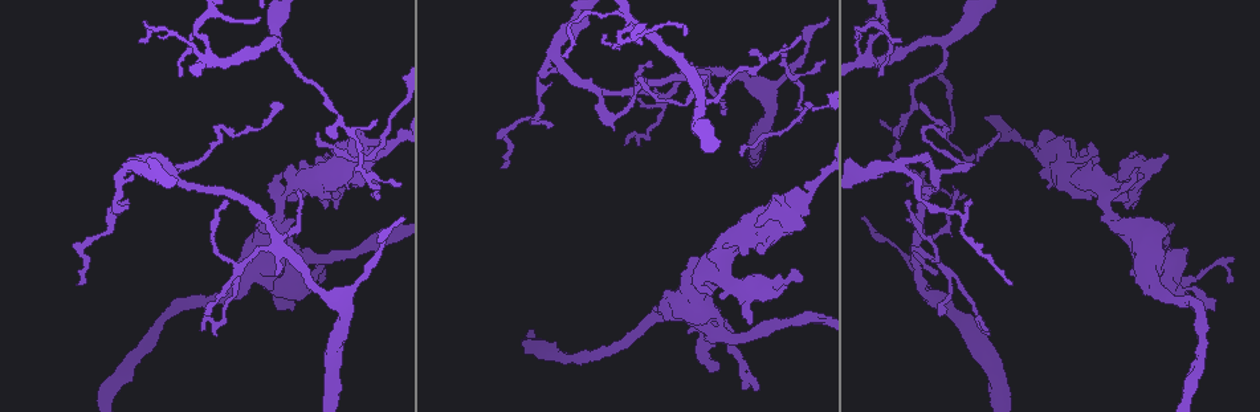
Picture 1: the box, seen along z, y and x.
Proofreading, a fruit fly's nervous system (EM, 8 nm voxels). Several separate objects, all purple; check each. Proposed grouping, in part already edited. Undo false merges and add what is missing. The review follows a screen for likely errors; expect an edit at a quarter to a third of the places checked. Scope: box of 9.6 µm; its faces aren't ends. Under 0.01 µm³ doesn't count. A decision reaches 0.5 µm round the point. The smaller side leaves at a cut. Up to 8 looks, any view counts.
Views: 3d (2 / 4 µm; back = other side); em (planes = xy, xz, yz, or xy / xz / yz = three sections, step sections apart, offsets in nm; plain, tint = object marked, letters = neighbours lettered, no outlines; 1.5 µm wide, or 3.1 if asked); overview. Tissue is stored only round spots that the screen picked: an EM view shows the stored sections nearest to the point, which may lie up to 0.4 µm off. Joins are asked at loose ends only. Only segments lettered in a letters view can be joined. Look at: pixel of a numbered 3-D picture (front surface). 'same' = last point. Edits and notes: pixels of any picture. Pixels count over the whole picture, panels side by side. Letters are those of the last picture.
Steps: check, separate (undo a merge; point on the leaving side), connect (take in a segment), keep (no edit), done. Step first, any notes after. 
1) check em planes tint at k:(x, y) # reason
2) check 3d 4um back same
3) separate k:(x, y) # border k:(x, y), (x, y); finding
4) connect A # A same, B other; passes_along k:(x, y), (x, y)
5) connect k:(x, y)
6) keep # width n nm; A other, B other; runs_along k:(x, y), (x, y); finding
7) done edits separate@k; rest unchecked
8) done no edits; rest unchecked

check em xz step 4 letters at 1:(201, 329) # an open end

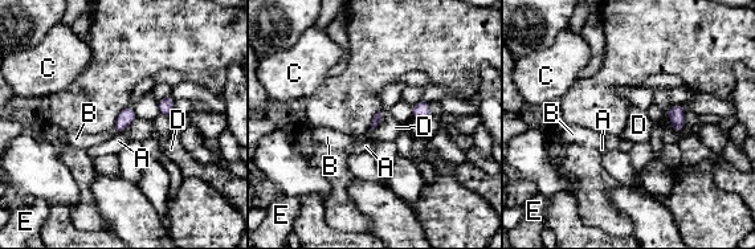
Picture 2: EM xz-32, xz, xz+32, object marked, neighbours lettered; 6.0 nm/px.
check em planes letters same # another direction

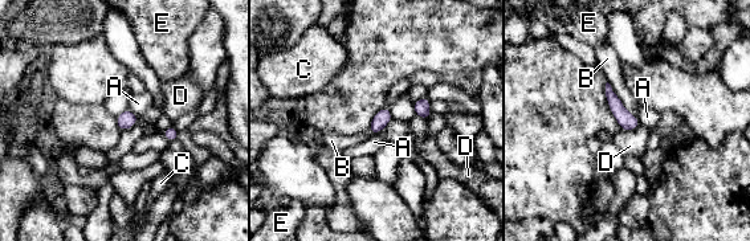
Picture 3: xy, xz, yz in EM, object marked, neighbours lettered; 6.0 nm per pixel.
keep # A other, B other, C other, D other, E other; border 3:(607, 81), (622, 105), (634, 115); no lettered segment goes on from it

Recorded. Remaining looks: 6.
check em planes letters at 1:(222, 137) # sharp bend

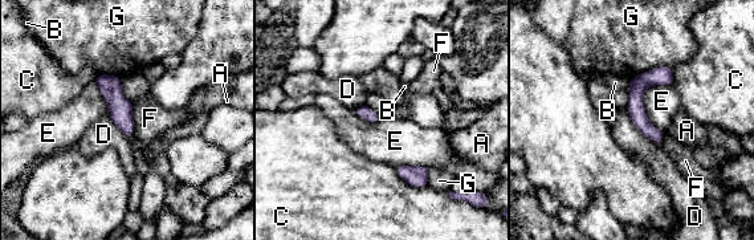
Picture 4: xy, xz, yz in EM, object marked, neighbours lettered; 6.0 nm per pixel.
keep # A other, B other, C other, D other, E other, F other, G other; runs_along 4:(667, 69), (636, 90), (656, 139); one cell here

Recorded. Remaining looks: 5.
check 3d 4um at 1:(1001, 134) # long arm stops here

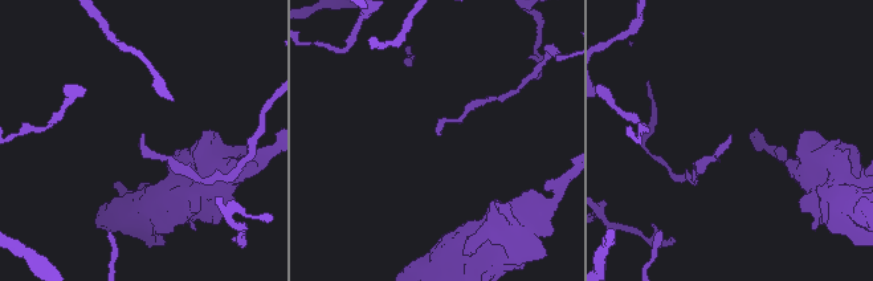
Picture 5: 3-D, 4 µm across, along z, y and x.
check em planes letters at 5:(730, 134)

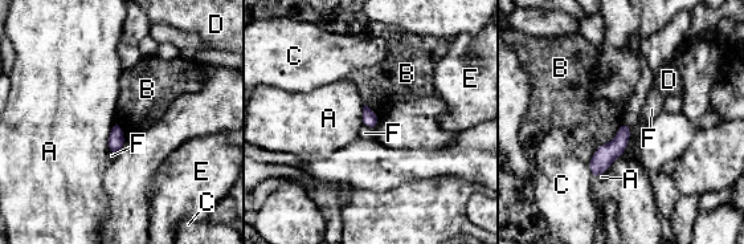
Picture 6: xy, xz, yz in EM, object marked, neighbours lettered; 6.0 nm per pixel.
keep # A other, B other, C other, D other, E other, F other; border 6:(622, 122), (588, 163); no lettered segment goes on from it

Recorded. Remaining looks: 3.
done no edits; rest unchecked

